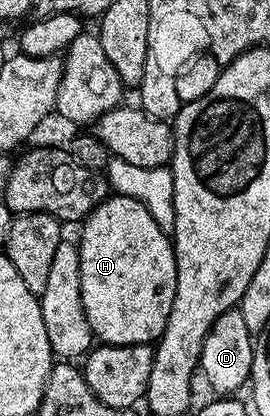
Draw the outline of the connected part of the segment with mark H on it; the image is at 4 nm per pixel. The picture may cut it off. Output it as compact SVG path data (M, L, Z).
M113 193L92 209L79 227L80 263L82 264L82 308L93 335L110 346L155 343L164 335L166 320L176 295L176 251L169 235L154 224L154 216L130 196Z

